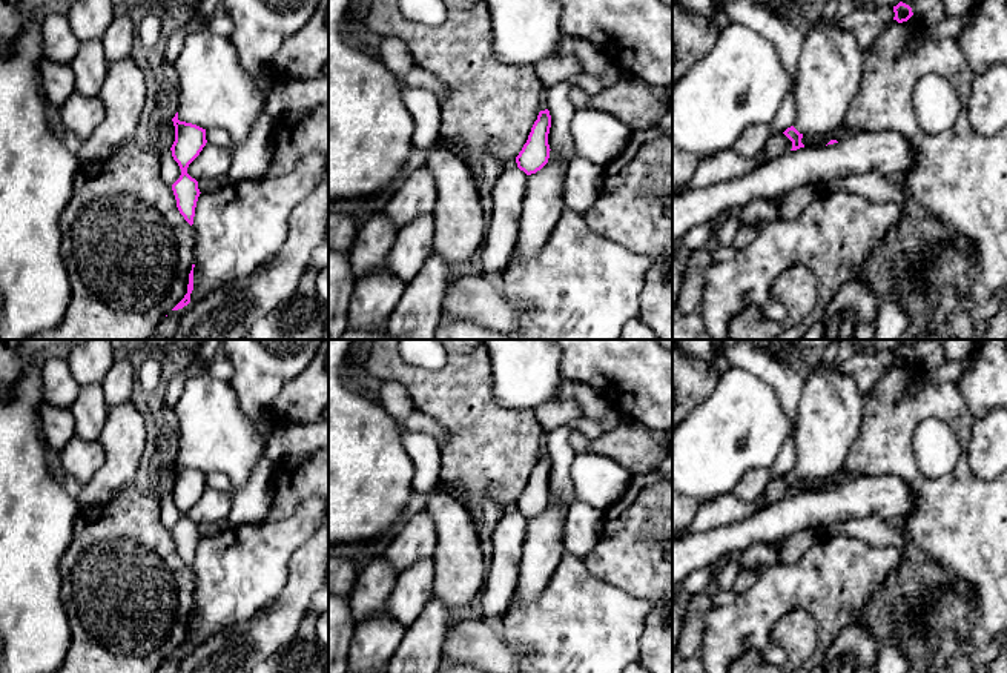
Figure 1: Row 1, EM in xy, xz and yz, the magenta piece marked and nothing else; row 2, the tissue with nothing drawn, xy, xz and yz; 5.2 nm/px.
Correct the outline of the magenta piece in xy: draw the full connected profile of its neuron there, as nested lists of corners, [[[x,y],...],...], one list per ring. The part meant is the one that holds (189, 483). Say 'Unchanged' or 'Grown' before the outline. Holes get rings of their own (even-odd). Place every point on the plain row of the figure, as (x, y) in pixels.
Unchanged. [[[178,456],[172,462],[175,470],[175,486],[170,492],[173,504],[181,513],[180,522],[172,529],[177,552],[184,564],[192,570],[195,552],[200,541],[198,525],[187,518],[189,509],[200,499],[206,490],[206,473],[180,466]]]

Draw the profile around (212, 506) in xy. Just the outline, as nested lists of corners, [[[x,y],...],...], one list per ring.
[[[206,487],[200,499],[189,509],[187,518],[198,524],[210,524],[227,519],[232,509],[232,495]]]

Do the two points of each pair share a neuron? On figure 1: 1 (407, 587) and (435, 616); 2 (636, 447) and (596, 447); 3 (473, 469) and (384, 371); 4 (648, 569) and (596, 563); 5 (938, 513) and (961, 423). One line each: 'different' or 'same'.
1: different
2: same
3: same
4: same
5: same

